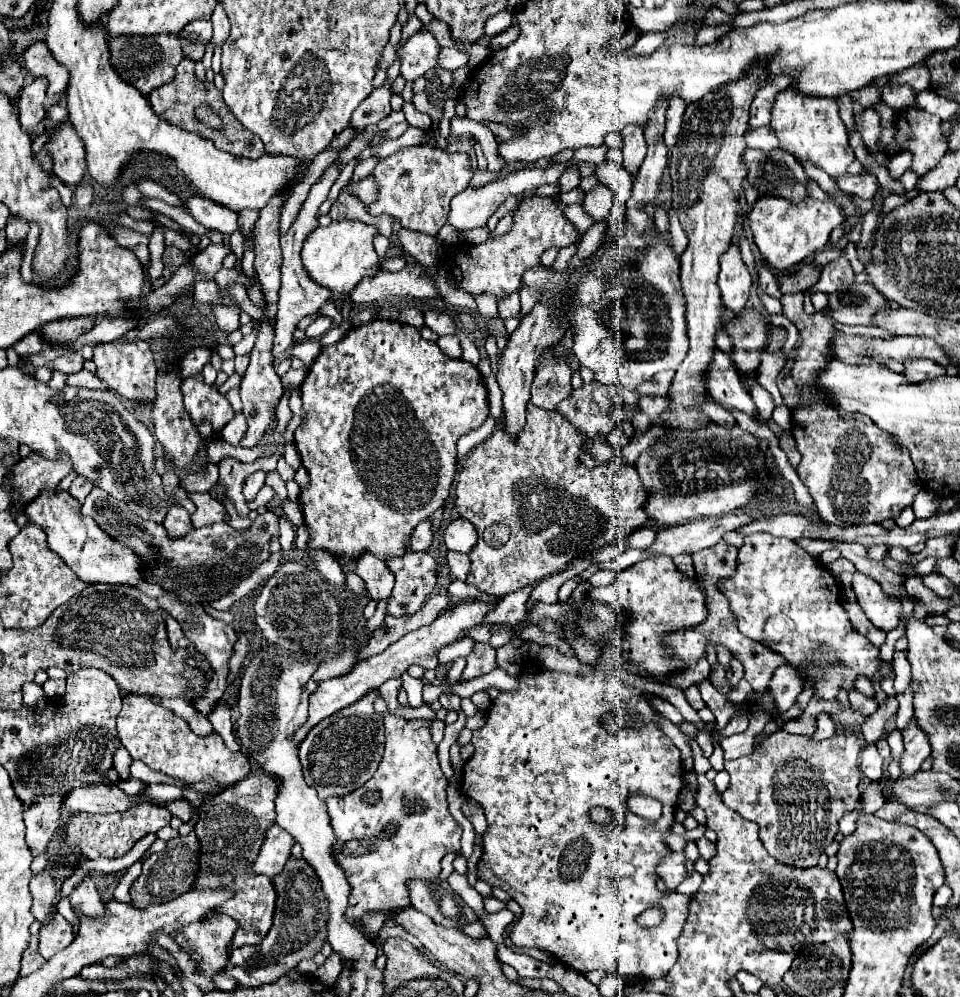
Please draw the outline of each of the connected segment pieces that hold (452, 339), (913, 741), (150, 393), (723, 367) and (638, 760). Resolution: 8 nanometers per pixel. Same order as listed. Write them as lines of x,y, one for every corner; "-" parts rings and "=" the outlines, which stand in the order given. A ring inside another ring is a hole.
441,336
437,340
437,346
451,358
461,358
461,344
457,336
=
911,720
911,726
907,730
903,730
903,742
905,742
905,750
899,760
901,776
913,776
931,752
929,738
923,730
919,730
915,720
=
117,340
111,344
101,344
95,346
93,362
97,364
97,376
117,394
127,398
129,402
137,406
145,406
155,398
155,376
157,376
157,366
153,360
153,352
147,342
125,342
=
721,350
715,352
711,368
707,368
707,392
723,408
737,408
755,416
755,404
749,392
741,386
731,358
=
649,556
619,572
609,586
593,588
589,600
607,604
615,612
625,612
631,618
625,626
625,638
621,634
607,634
601,656
593,664
595,672
587,676
525,666
517,674
519,688
499,692
487,712
485,726
473,732
471,744
475,754
463,766
461,792
481,804
489,824
483,836
483,856
477,862
477,878
511,894
523,910
521,922
509,934
513,946
545,950
581,974
605,970
607,974
617,972
653,980
663,978
677,960
677,938
687,920
689,906
689,896
677,892
665,894
655,886
655,868
669,854
663,836
669,834
669,826
673,824
677,796
683,786
683,768
677,746
659,726
659,712
649,702
651,692
625,684
623,676
639,676
667,686
671,674
685,672
685,664
667,656
661,644
663,636
699,626
707,618
707,608
697,582
683,578
667,556
-
633,792
657,798
663,804
661,818
651,822
633,814
627,808
627,796
-
597,806
611,812
617,820
615,826
605,828
589,820
589,810
-
653,906
665,912
661,924
651,928
639,926
635,918

